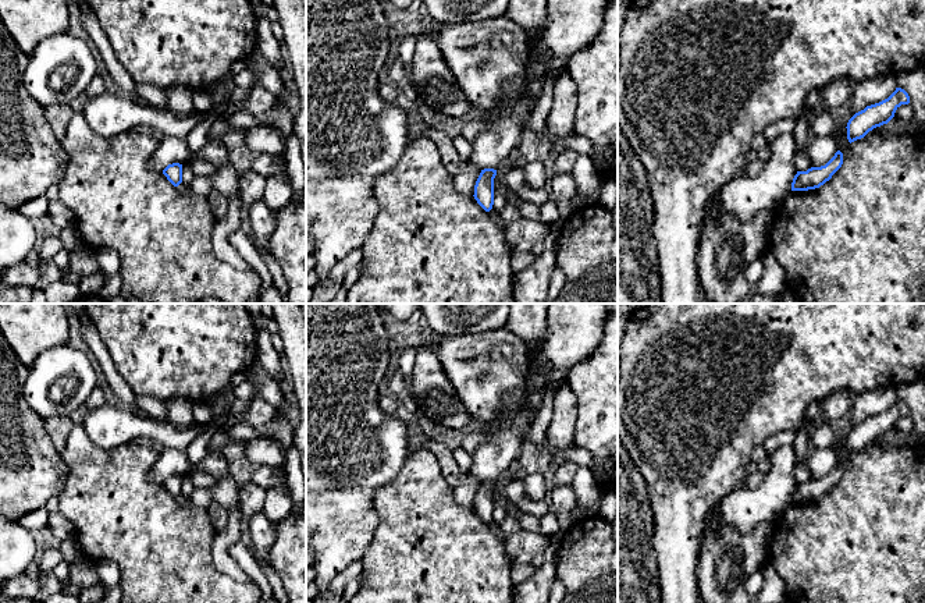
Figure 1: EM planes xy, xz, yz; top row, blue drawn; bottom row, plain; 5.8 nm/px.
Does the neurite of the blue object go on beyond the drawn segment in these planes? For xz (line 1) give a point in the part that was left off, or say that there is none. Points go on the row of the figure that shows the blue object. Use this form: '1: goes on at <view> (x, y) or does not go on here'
1: does not go on here

